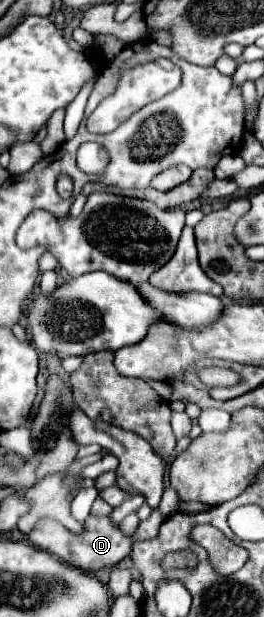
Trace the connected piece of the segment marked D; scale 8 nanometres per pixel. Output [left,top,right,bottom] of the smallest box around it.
[29,516,137,572]

